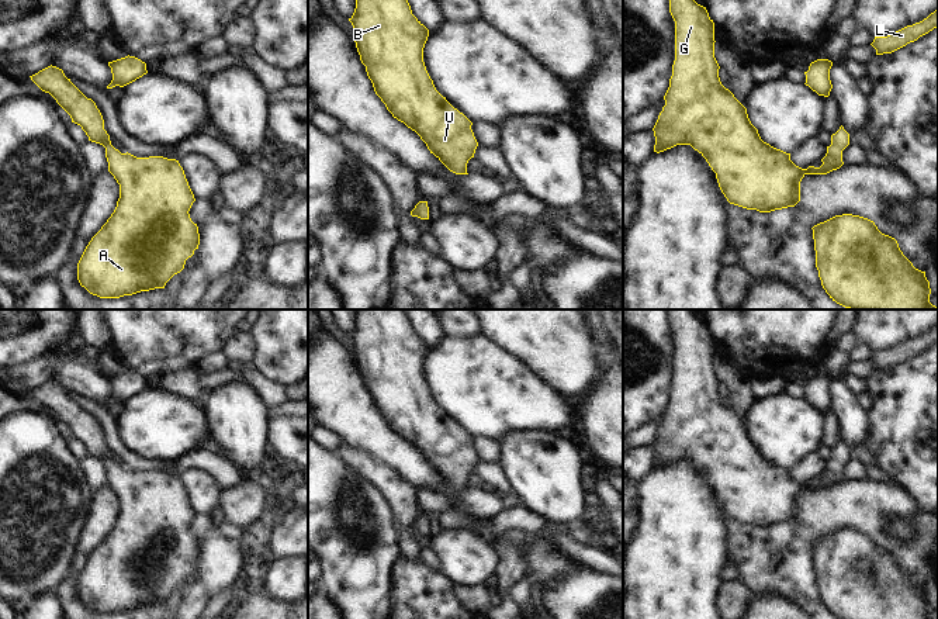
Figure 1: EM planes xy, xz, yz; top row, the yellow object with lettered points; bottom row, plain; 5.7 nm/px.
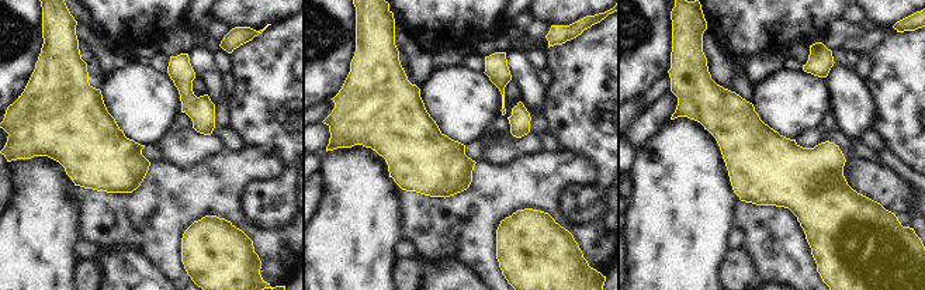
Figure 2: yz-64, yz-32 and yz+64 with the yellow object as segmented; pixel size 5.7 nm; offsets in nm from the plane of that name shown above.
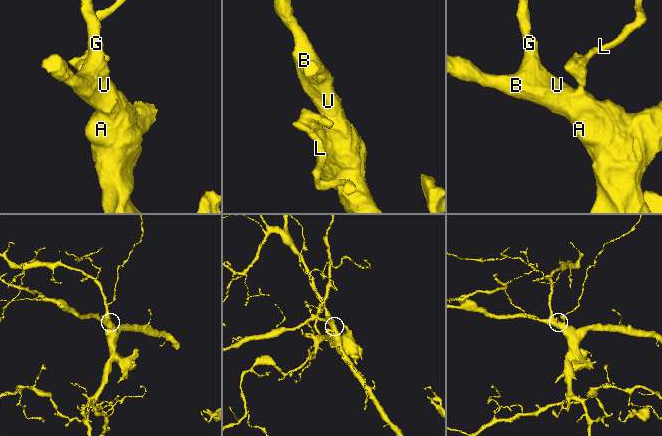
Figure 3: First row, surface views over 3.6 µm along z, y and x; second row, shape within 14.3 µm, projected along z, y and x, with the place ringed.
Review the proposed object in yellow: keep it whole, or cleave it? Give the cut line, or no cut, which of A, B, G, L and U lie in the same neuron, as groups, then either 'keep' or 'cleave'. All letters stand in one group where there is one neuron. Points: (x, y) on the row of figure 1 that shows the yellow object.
no cut; A B G L U; keep

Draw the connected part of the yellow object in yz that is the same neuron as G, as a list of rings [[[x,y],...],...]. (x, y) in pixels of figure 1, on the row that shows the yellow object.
[[[669,0],[669,13],[675,21],[675,60],[664,96],[665,106],[653,128],[654,152],[690,145],[716,173],[730,204],[759,212],[795,207],[800,201],[800,181],[806,174],[827,174],[844,165],[842,151],[849,145],[849,134],[842,125],[831,135],[820,167],[802,169],[790,160],[790,153],[764,142],[747,108],[720,82],[720,66],[714,58],[714,23],[706,7],[695,0]]]

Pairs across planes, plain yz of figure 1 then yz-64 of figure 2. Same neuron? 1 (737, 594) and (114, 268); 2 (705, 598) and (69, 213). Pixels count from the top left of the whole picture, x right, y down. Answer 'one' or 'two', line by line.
1: two
2: one

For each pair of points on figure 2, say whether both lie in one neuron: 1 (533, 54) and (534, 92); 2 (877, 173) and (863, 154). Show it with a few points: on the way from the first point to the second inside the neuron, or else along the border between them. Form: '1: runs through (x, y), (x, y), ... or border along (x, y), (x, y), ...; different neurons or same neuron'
1: border along (526, 48), (526, 59), (537, 71); different neurons
2: border along (861, 158), (882, 164); different neurons

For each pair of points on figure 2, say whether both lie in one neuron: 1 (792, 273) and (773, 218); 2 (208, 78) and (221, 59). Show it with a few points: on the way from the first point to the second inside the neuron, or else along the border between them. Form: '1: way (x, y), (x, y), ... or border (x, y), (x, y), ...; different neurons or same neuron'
1: way (785, 259), (773, 232); same neuron
2: border (212, 47), (214, 64), (222, 73); different neurons

